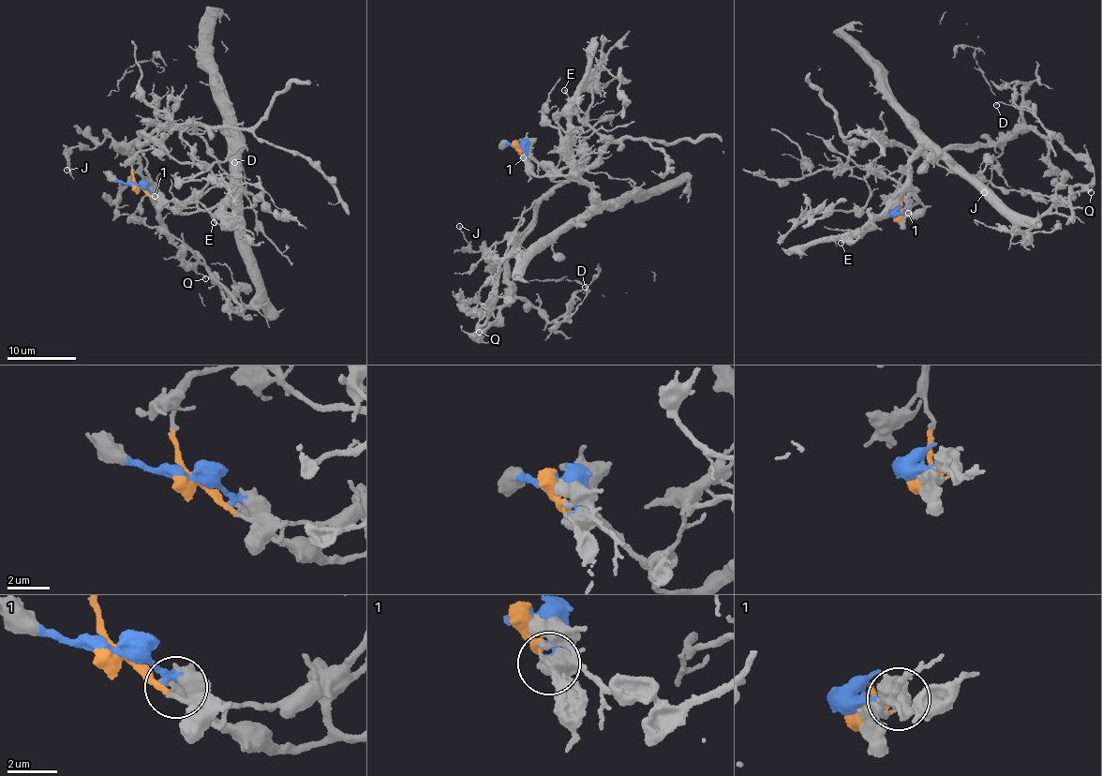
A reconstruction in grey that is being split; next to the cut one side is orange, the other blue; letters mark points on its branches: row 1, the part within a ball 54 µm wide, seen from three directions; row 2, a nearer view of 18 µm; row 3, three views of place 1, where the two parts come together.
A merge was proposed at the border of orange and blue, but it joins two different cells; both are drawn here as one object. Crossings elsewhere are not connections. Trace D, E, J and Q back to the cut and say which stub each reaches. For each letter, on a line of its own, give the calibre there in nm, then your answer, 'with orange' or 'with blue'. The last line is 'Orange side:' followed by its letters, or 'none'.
D: calibre 100 nm; with orange
E: calibre 140 nm; with blue
J: calibre 120 nm; with orange
Q: calibre 140 nm; with orange
Orange side: D, J, Q

